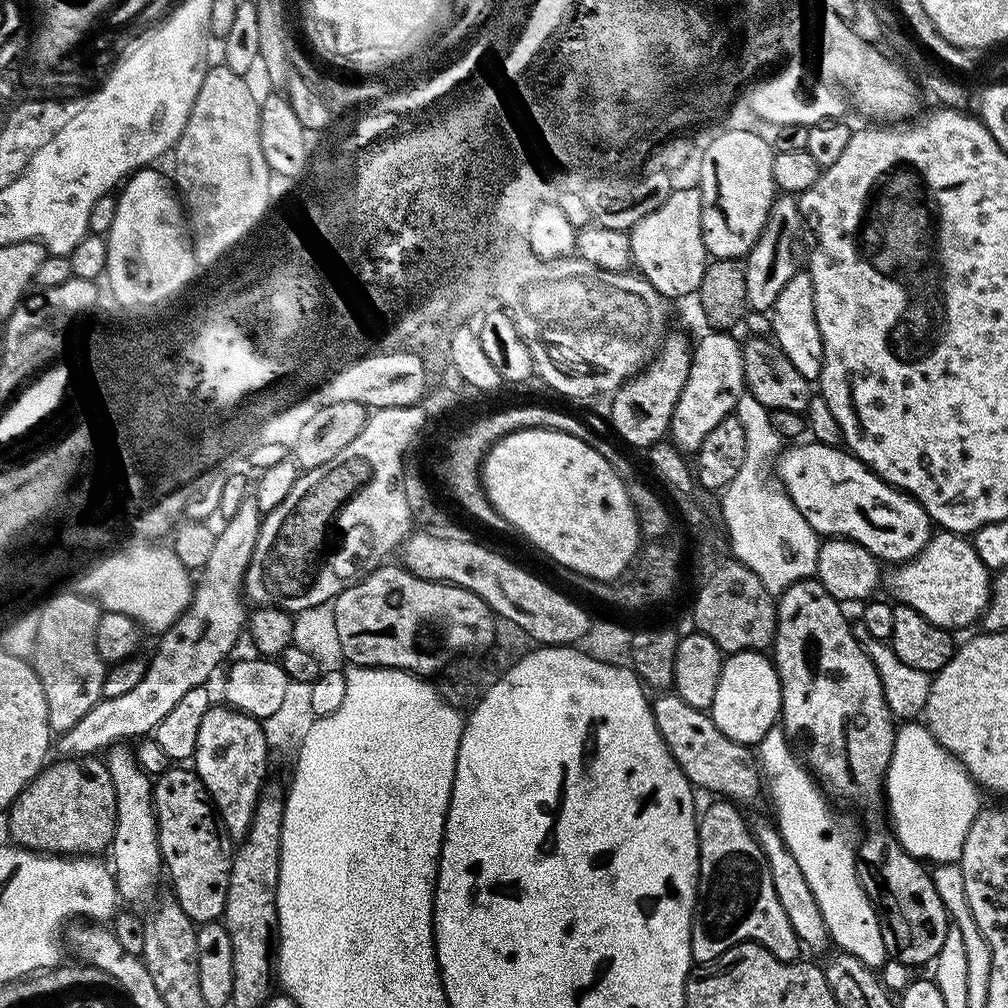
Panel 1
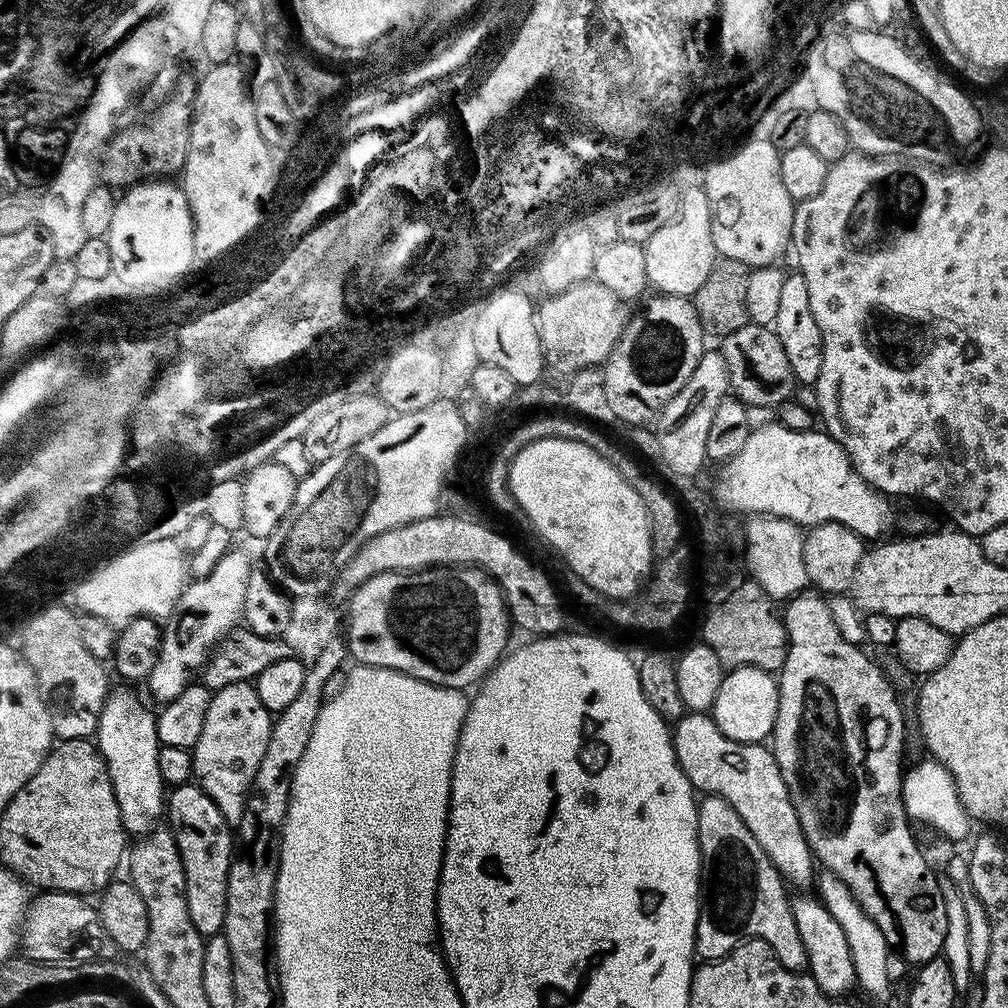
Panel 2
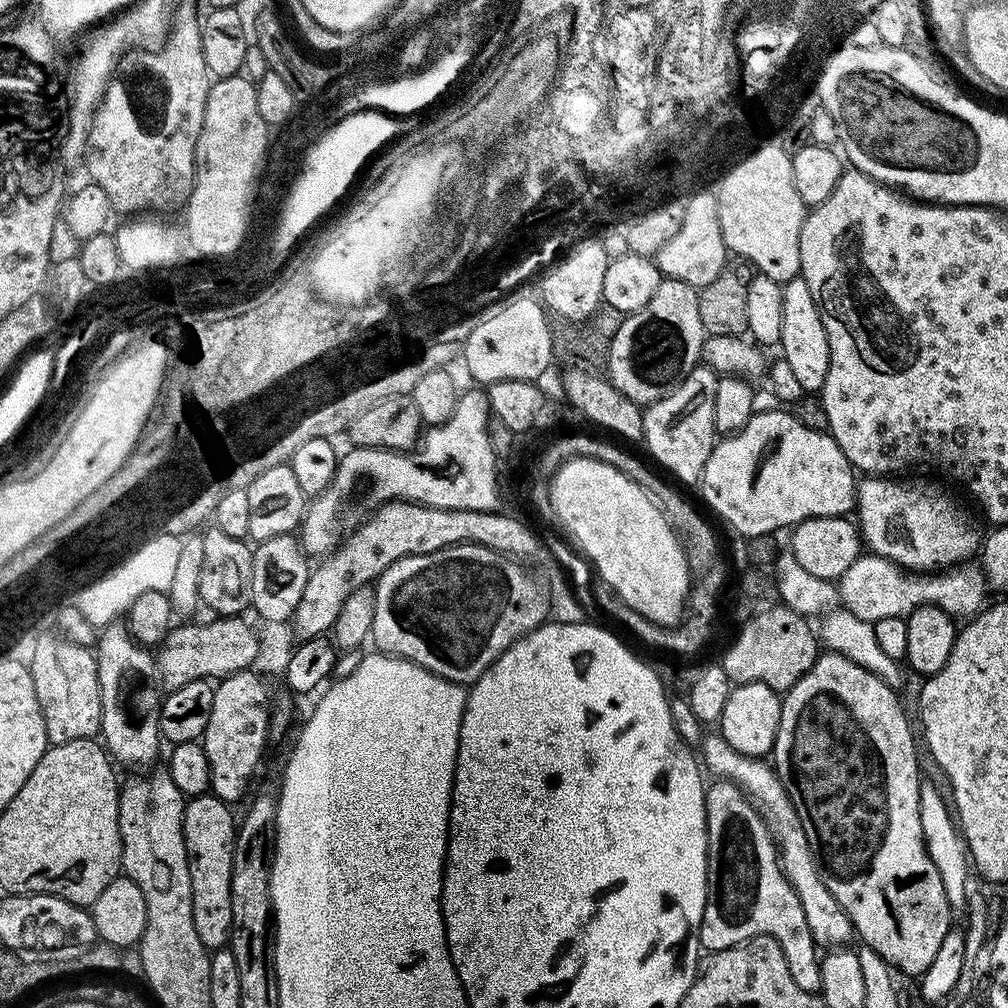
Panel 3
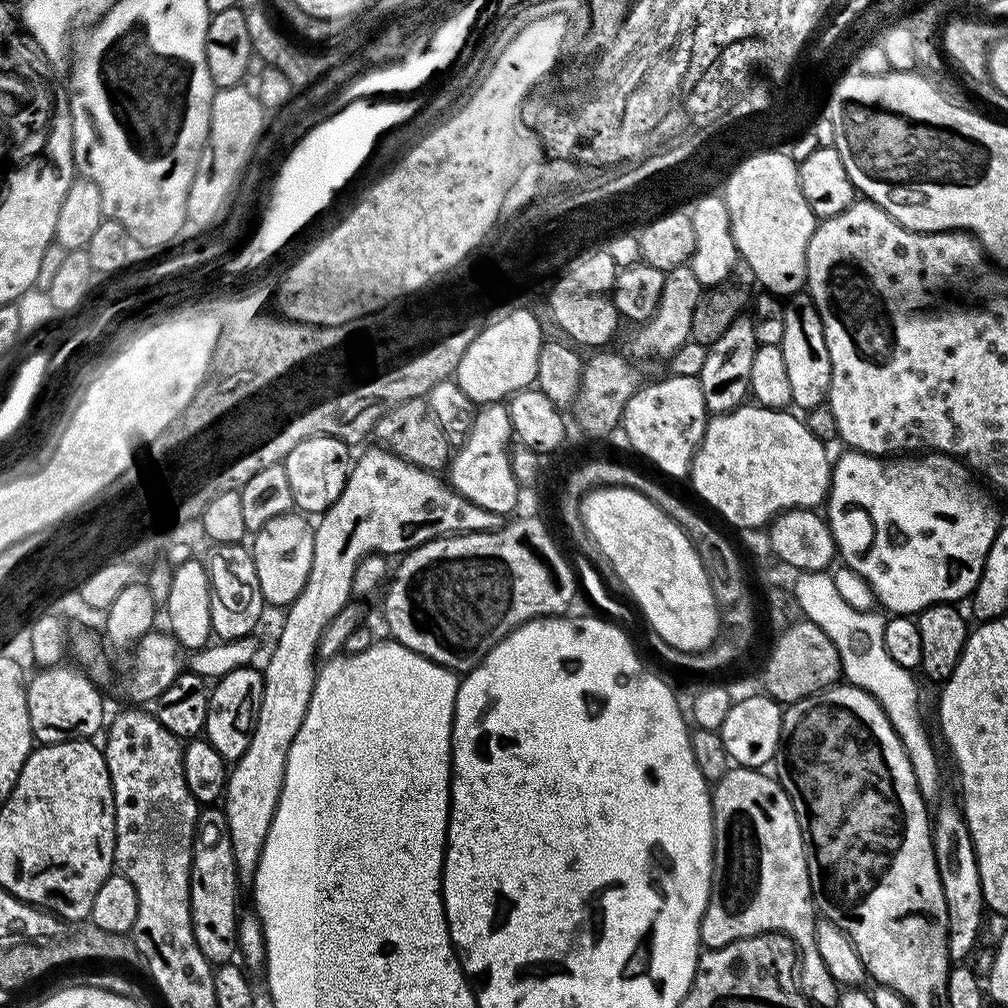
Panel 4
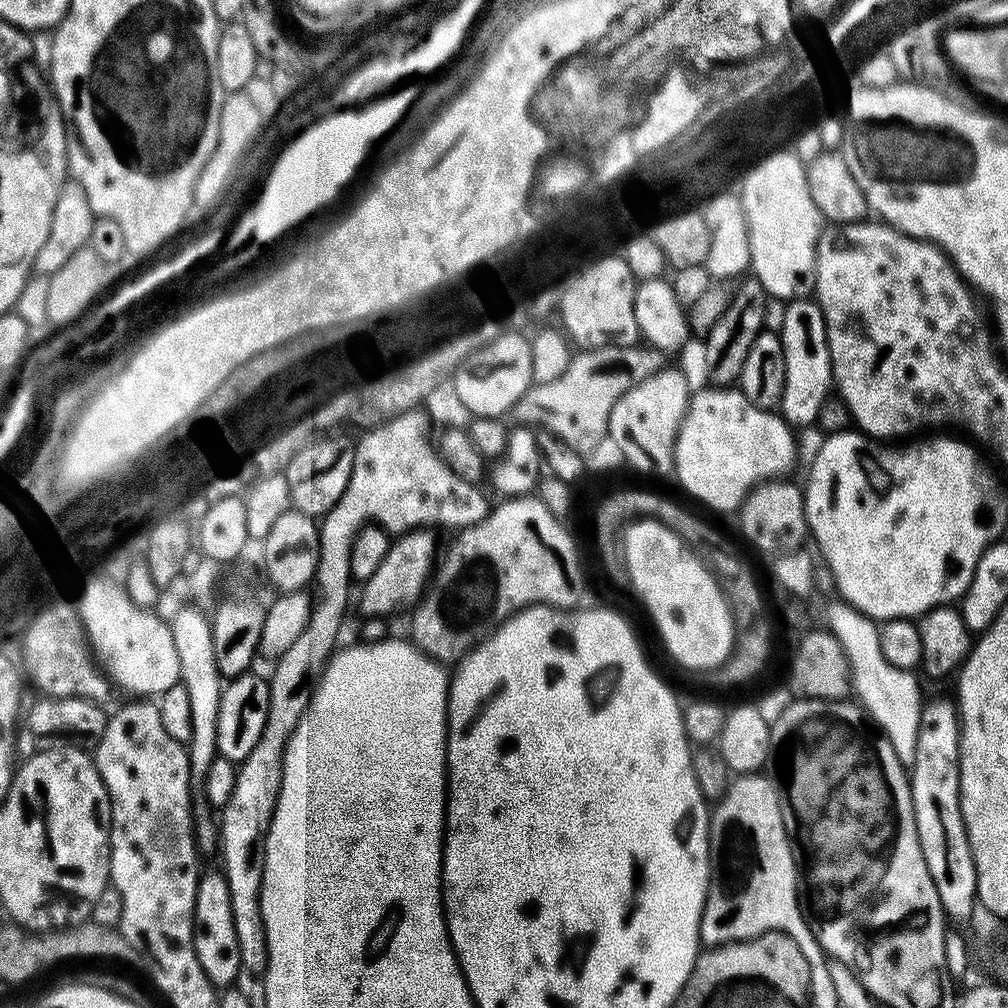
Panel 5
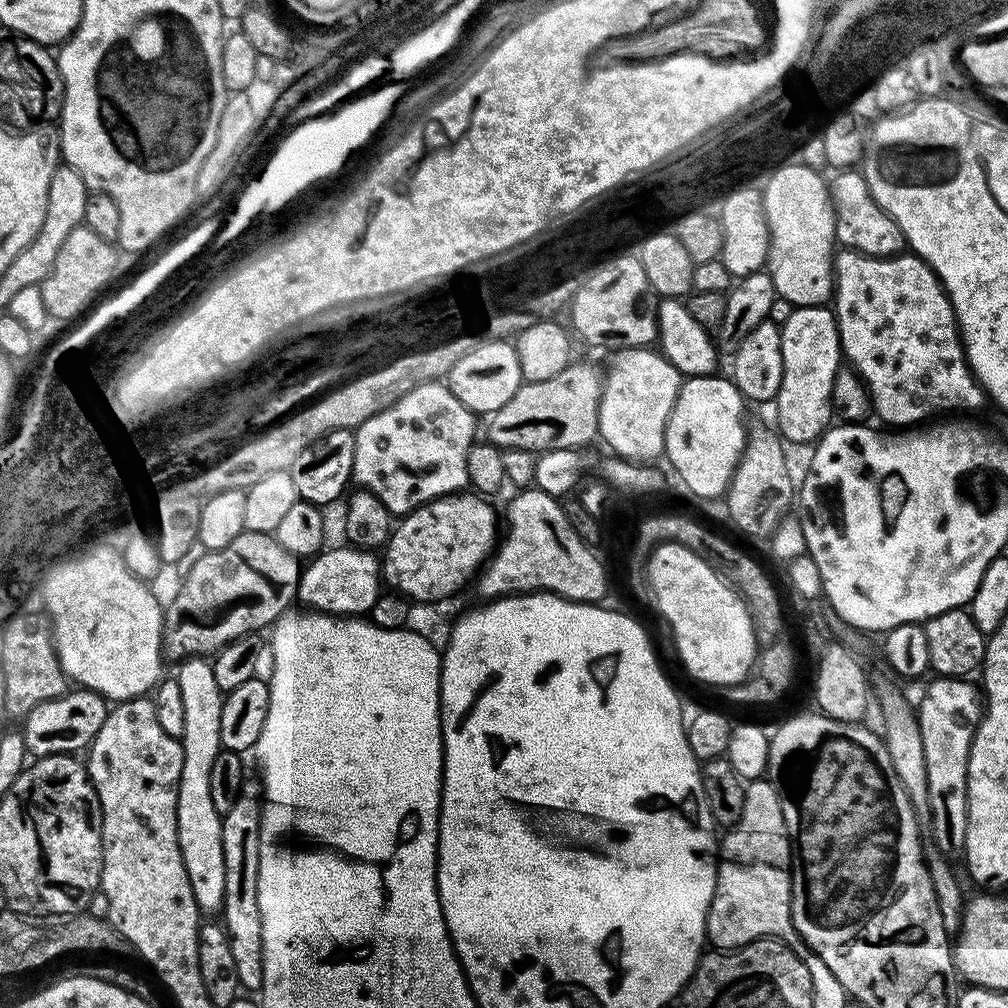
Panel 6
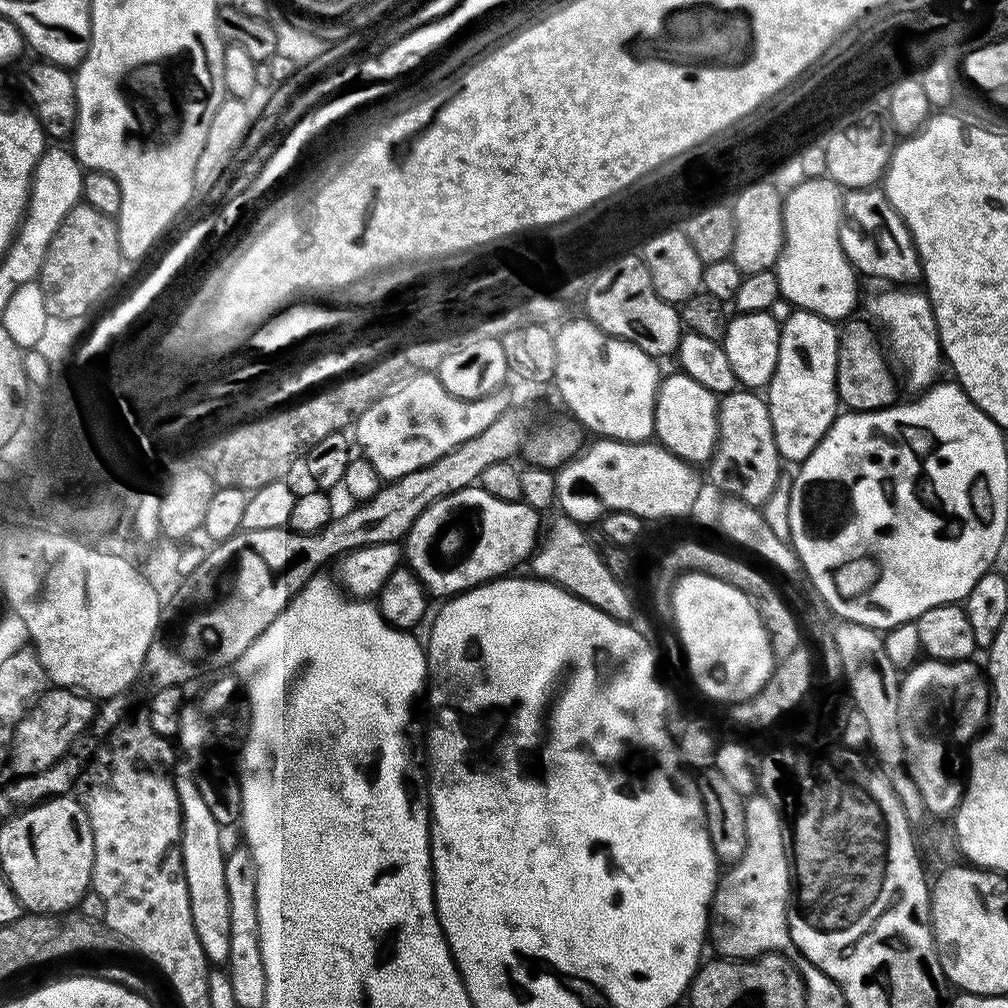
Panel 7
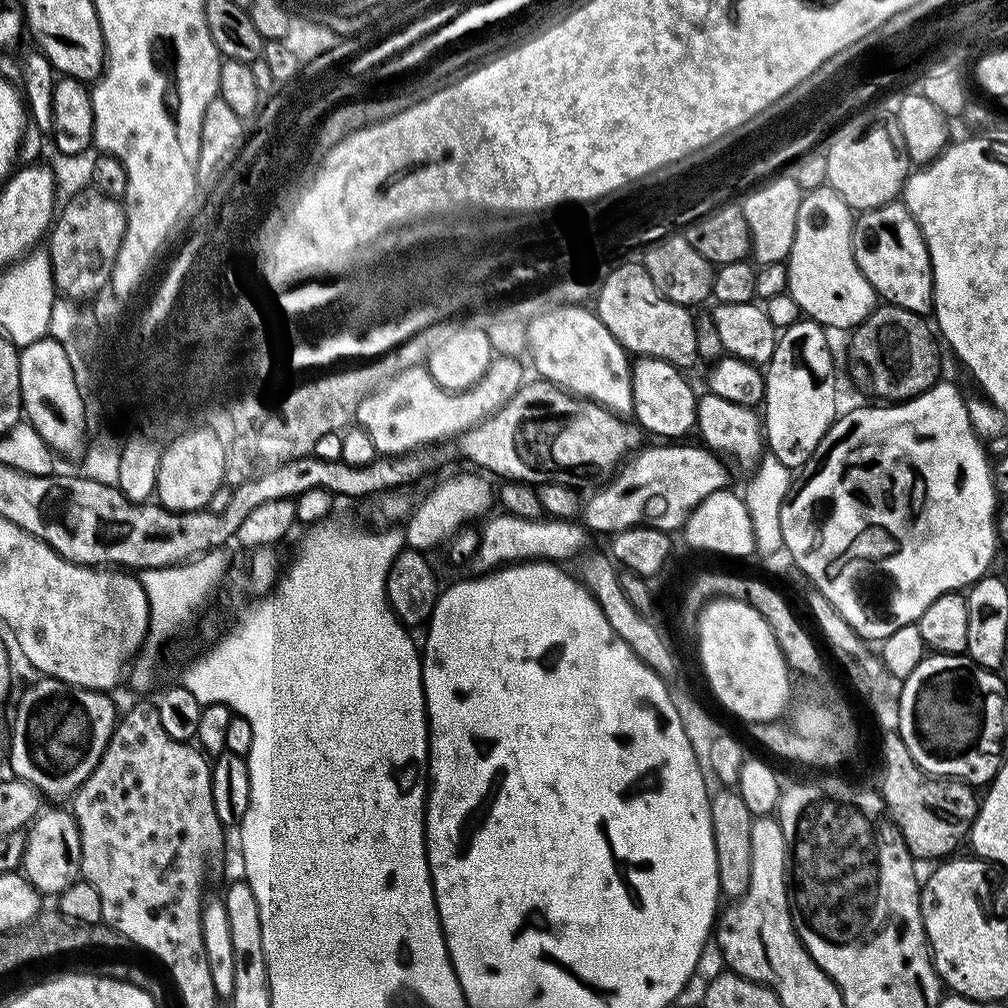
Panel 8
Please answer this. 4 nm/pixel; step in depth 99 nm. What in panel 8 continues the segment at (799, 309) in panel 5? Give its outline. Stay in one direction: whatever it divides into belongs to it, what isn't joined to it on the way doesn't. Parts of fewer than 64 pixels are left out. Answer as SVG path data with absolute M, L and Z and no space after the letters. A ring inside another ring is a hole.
M799 319L779 333L774 354L763 369L762 427L766 448L791 470L803 468L838 415L836 364L828 345L829 333L815 320Z

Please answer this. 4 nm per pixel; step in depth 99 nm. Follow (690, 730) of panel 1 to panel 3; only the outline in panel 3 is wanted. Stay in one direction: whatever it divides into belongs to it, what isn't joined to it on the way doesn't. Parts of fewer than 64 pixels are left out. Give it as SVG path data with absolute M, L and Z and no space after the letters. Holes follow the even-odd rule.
M710 734L705 735L699 745L698 752L702 757L703 767L707 771L709 768L714 774L713 777L728 780L731 784L737 784L745 796L755 804L760 815L764 817L764 821L767 822L768 828L772 832L772 839L776 842L780 868L783 869L784 876L790 882L794 894L798 894L798 902L802 902L802 914L806 914L806 926L810 926L810 934L814 938L814 942L818 946L851 945L853 943L851 940L854 940L854 929L850 918L846 914L846 910L842 906L838 906L834 894L830 894L830 890L826 890L826 882L822 882L822 878L818 874L818 866L814 862L814 854L806 842L806 830L802 830L802 822L798 822L798 814L794 810L794 806L790 802L782 782L776 776L775 767L767 759L758 756L747 756L738 750L734 750L734 746L730 746L730 742L726 742L726 738L719 734L713 734L713 736L710 736Z

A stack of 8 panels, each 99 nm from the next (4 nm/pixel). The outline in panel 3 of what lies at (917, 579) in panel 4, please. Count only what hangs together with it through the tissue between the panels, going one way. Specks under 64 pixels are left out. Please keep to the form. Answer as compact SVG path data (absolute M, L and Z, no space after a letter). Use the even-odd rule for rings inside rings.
M869 475L859 481L854 516L867 551L873 556L888 559L909 573L932 574L937 570L951 570L971 561L971 556L975 552L977 555L981 547L982 532L980 536L979 530L972 528L967 514L942 489L935 488L932 484L915 484L912 480L903 484L900 480L903 479Z

